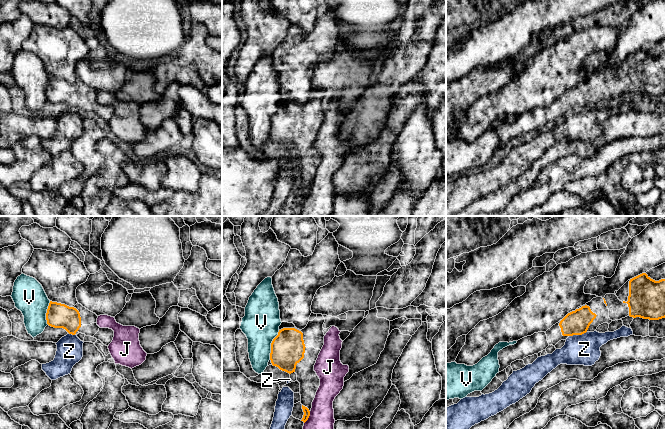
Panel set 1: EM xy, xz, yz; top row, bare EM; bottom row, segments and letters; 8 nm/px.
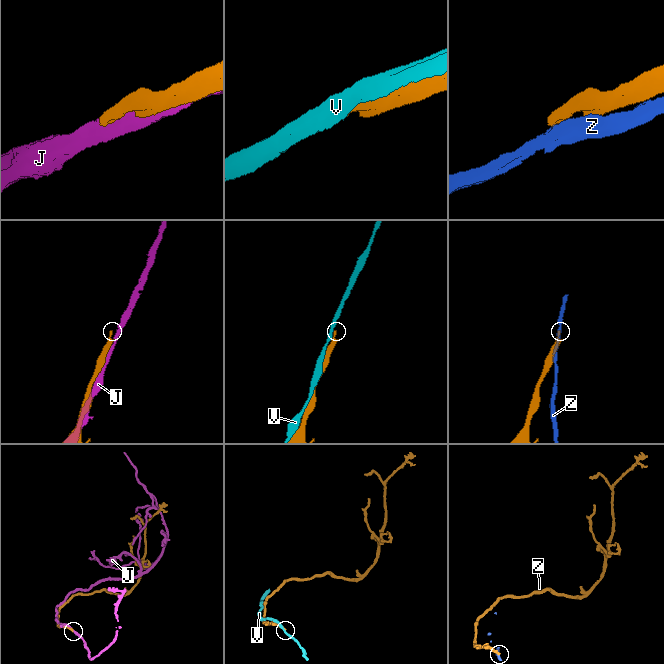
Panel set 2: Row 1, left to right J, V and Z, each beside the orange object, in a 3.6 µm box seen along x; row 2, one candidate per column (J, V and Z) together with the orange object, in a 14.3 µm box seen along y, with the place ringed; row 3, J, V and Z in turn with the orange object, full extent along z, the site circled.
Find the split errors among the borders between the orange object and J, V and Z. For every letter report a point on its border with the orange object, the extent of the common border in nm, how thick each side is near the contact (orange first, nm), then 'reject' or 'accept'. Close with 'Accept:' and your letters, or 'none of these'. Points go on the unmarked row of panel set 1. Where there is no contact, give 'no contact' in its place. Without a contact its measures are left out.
J: xz (308, 193) | 120 nm | 50/240 nm | reject
V: xz (271, 121) | 260 nm | 280/300 nm | reject
Z: yz (577, 110) | 150 nm | 200/240 nm | reject
Accept: none of these

